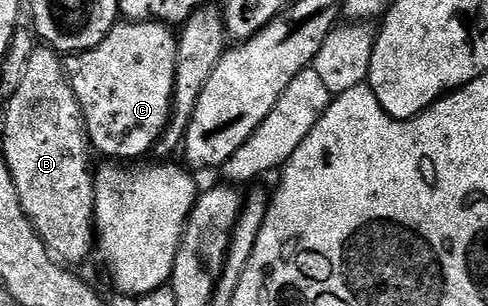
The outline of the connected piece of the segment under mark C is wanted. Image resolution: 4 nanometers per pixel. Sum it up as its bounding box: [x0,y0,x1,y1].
[64,19,177,162]

